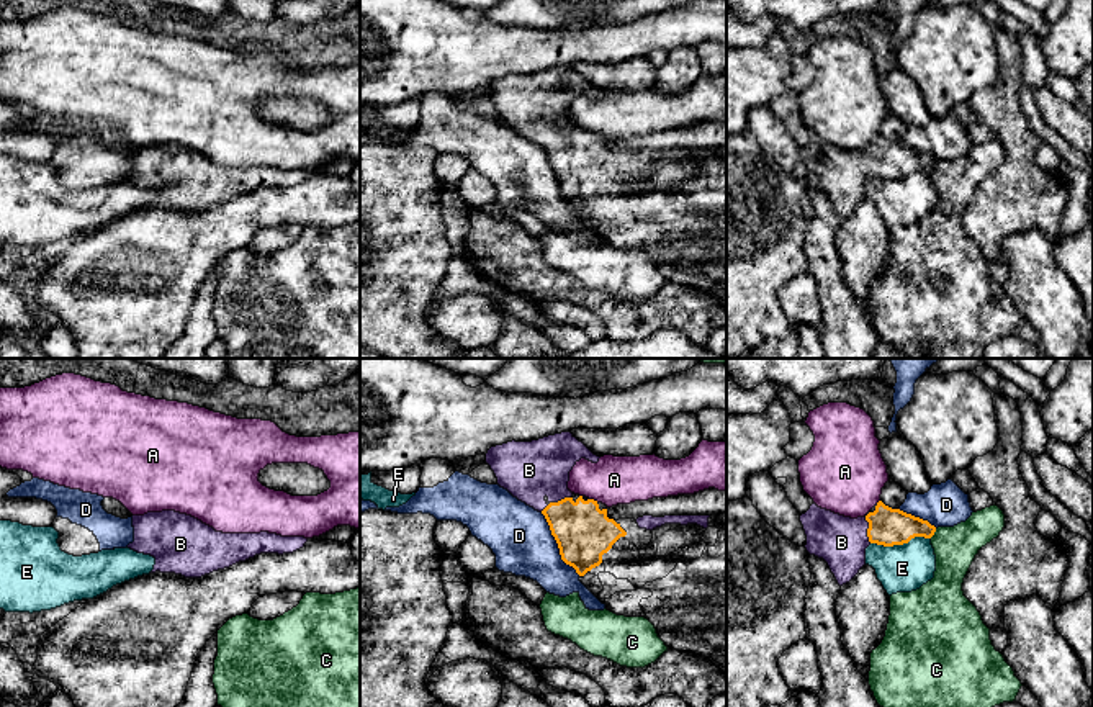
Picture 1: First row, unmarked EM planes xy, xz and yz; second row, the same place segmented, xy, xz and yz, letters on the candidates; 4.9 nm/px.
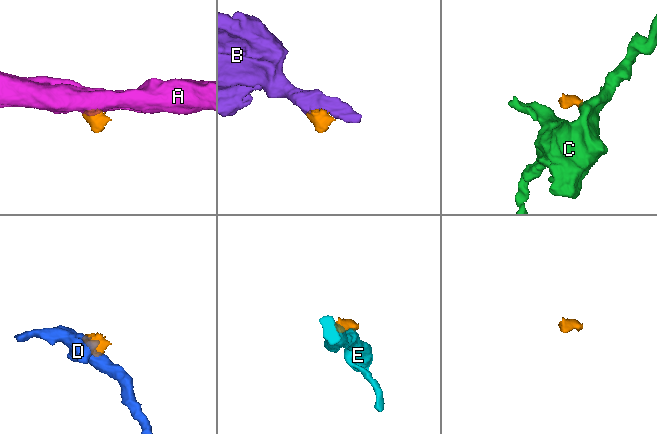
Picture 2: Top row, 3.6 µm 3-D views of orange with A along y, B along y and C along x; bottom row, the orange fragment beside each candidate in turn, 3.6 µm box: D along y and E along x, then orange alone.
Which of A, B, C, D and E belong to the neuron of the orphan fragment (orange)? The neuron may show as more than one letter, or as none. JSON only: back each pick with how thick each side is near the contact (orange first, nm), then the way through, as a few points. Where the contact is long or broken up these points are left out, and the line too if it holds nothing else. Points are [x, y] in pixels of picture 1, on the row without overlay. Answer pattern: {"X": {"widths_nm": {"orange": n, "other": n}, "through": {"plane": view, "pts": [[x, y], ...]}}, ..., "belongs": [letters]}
{"B": {"widths_nm": {"orange": 280, "other": 280}}, "belongs": ["B"]}

